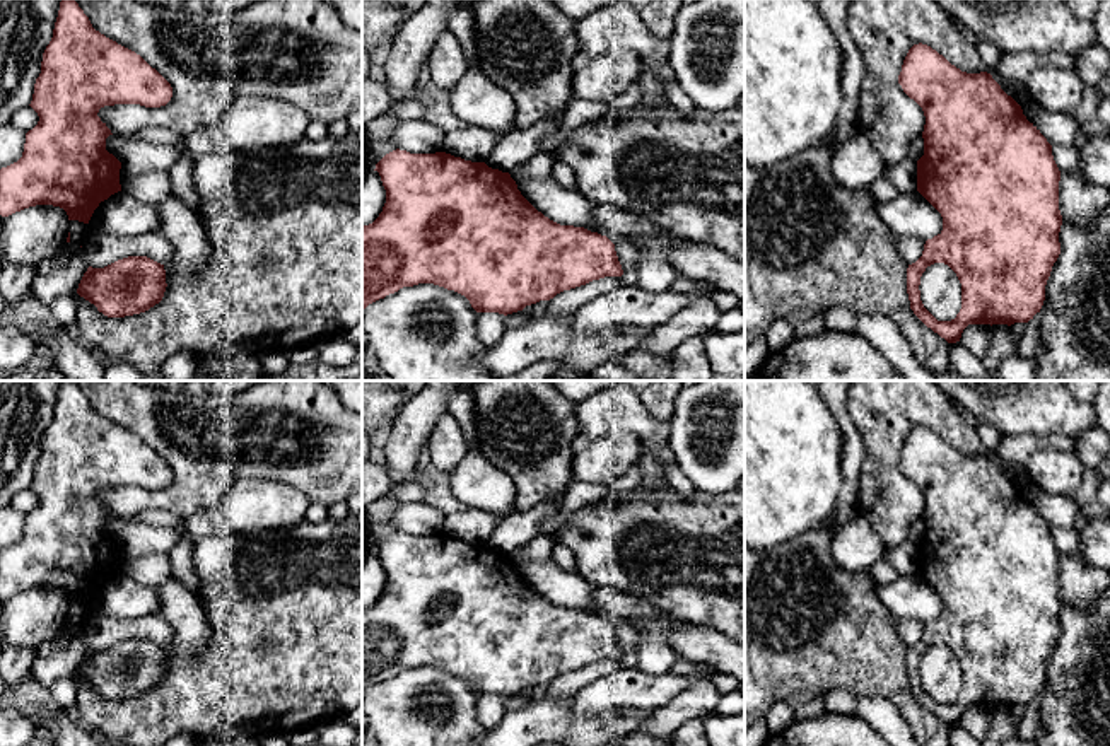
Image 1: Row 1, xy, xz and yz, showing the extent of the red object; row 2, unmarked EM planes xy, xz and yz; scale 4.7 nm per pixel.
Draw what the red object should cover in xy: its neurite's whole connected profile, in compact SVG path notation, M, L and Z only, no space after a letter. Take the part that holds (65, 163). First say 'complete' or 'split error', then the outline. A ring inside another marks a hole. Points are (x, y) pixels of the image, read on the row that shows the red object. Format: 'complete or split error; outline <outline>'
complete; outline M61 0L58 17L55 22L55 29L53 29L53 38L43 53L41 73L36 79L32 101L29 104L38 113L39 121L32 130L29 130L26 133L22 157L17 162L0 169L0 215L9 217L9 215L20 212L24 208L29 208L29 207L53 205L53 207L63 208L68 215L68 220L79 220L79 222L89 224L89 220L91 220L94 210L99 207L99 203L108 200L111 195L121 191L121 184L120 184L121 162L106 150L106 138L113 133L106 126L106 123L102 123L101 118L97 116L99 109L104 106L114 106L114 104L140 104L145 108L161 108L161 106L166 106L171 101L171 97L172 97L171 84L155 68L152 68L135 51L118 44L116 41L113 41L113 39L106 38L104 34L101 34L99 31L96 31L89 20L89 17L84 14L84 10L79 7L79 3L75 0Z

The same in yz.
complete; outline M914 44L902 65L898 84L924 111L924 155L917 160L917 191L941 213L943 230L927 239L922 256L907 268L907 294L914 314L948 343L956 343L968 324L1028 323L1040 312L1045 285L1060 254L1060 171L1052 145L1026 119L1021 106L990 73L967 73L927 44ZM934 263L948 265L961 283L961 309L951 321L938 321L920 300L920 277Z

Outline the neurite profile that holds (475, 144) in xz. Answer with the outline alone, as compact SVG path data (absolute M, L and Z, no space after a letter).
M464 125L461 130L446 133L442 152L471 162L487 162L502 137L482 126Z

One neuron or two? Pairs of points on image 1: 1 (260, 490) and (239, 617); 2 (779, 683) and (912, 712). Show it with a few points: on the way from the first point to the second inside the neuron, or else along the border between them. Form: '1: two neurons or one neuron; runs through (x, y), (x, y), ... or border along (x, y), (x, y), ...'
1: two neurons; border along (292, 526), (248, 533), (227, 530)
2: one neuron; runs through (813, 675), (878, 675), (882, 678)

